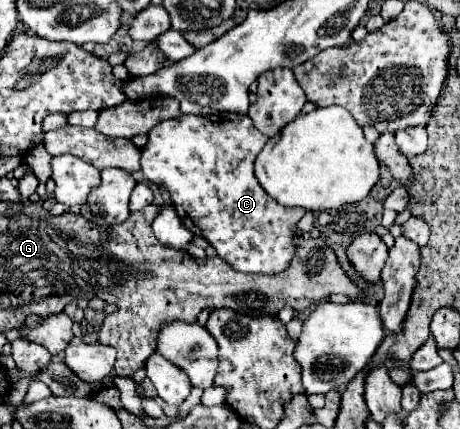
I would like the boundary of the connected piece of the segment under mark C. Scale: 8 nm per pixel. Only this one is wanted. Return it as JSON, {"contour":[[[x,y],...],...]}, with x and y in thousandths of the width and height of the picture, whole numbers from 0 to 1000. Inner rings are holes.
{"contour":[[[461,266],[461,270],[391,270],[357,280],[322,312],[322,331],[309,345],[309,406],[335,424],[357,429],[374,457],[374,480],[391,499],[391,513],[422,550],[448,555],[504,625],[517,634],[604,639],[626,625],[639,583],[639,531],[665,490],[617,485],[587,462],[552,410],[552,373],[574,345],[583,322],[557,303],[552,284],[526,266]]]}

